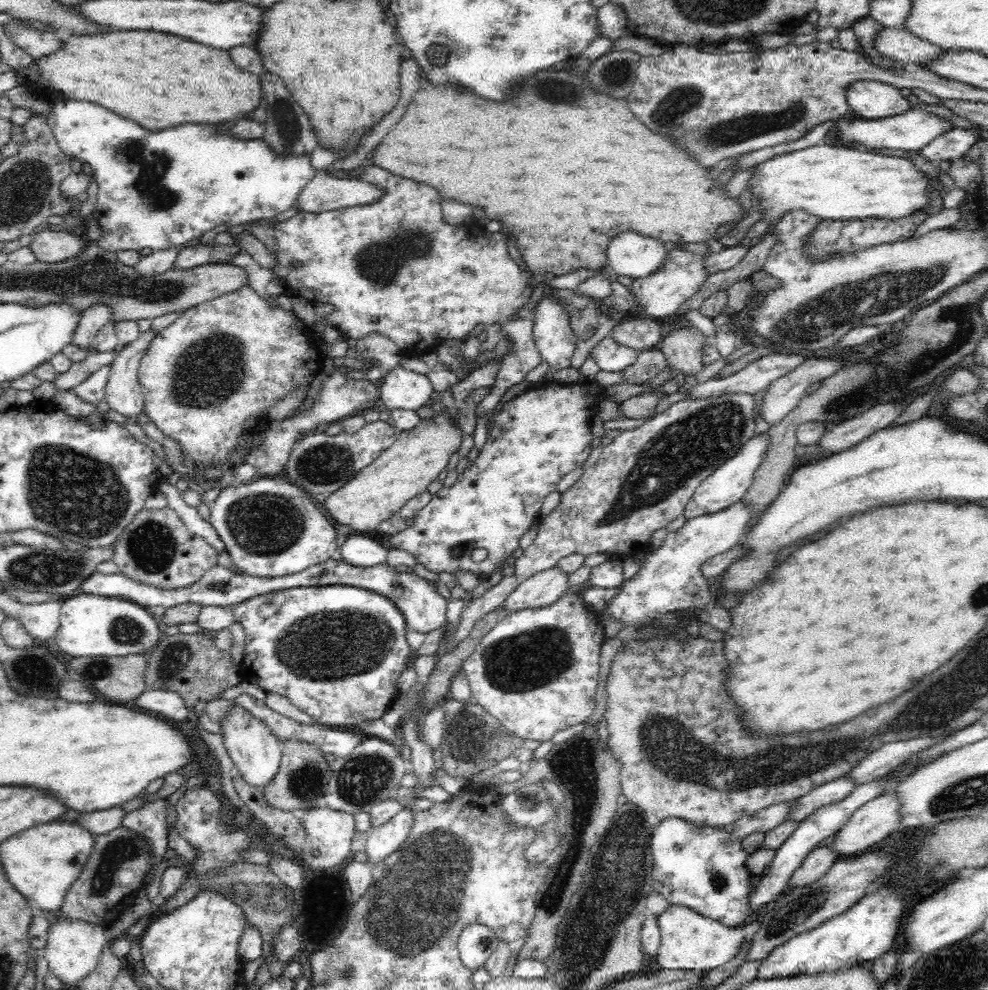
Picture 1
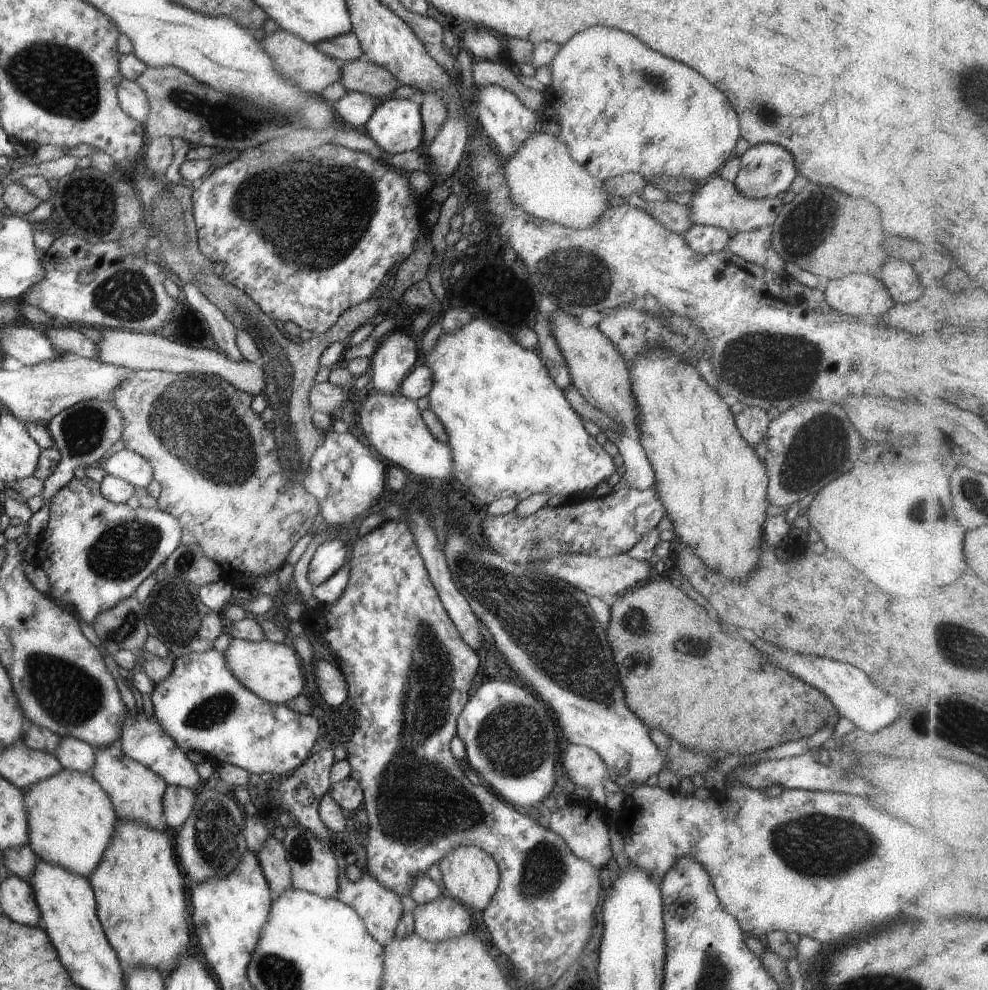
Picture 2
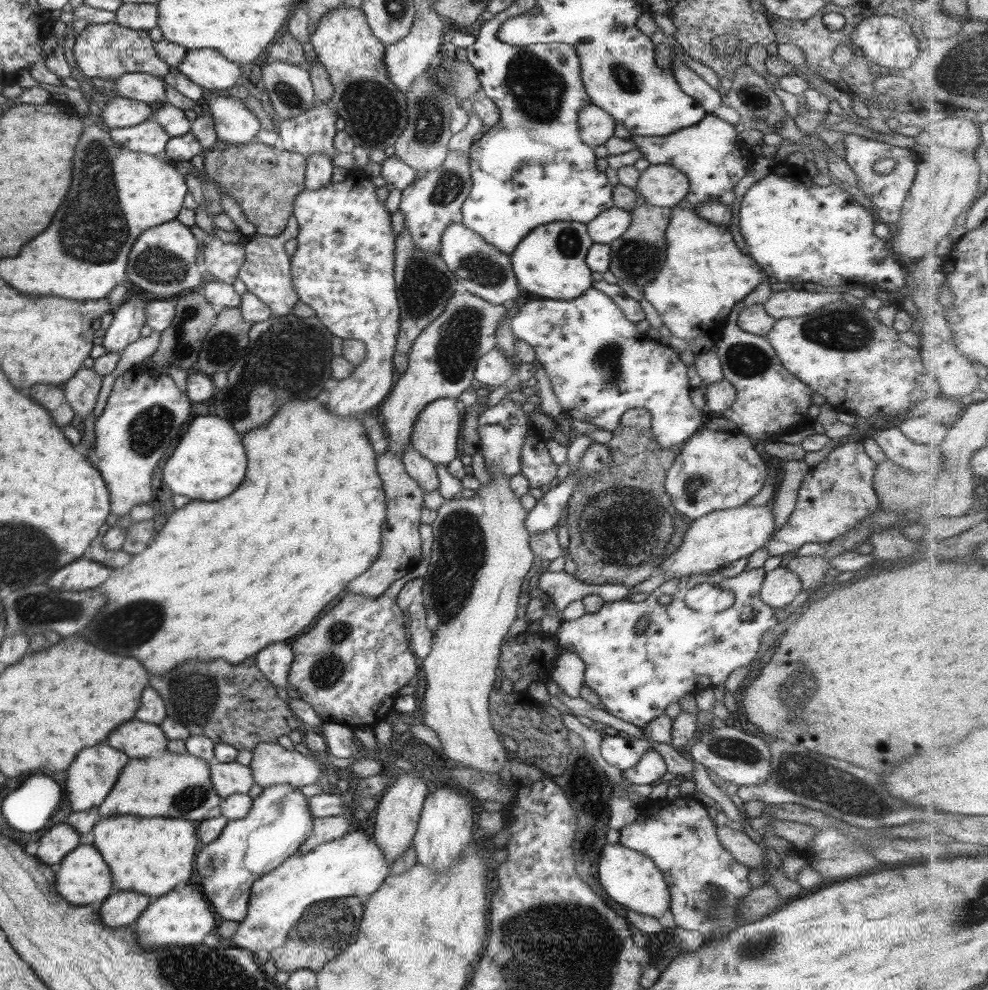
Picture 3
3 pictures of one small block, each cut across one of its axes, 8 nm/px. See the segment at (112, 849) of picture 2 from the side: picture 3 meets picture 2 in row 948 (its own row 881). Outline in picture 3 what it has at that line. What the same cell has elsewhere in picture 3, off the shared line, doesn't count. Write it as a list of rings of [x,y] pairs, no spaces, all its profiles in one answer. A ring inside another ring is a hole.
[[[115,815],[100,818],[91,828],[90,843],[101,854],[113,881],[113,891],[139,891],[151,899],[184,885],[193,872],[197,836],[191,821],[181,818],[139,818],[136,815]]]

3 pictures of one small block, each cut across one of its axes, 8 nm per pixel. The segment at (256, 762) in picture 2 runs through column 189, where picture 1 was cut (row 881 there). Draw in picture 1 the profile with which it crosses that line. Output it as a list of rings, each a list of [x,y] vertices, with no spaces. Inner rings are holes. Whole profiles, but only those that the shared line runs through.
[[[668,816],[652,826],[650,850],[653,856],[651,870],[653,892],[664,897],[669,904],[692,907],[698,914],[720,922],[727,927],[743,927],[750,916],[750,878],[747,868],[749,853],[744,849],[743,840],[733,840],[735,828],[727,825],[697,825],[678,816]]]

